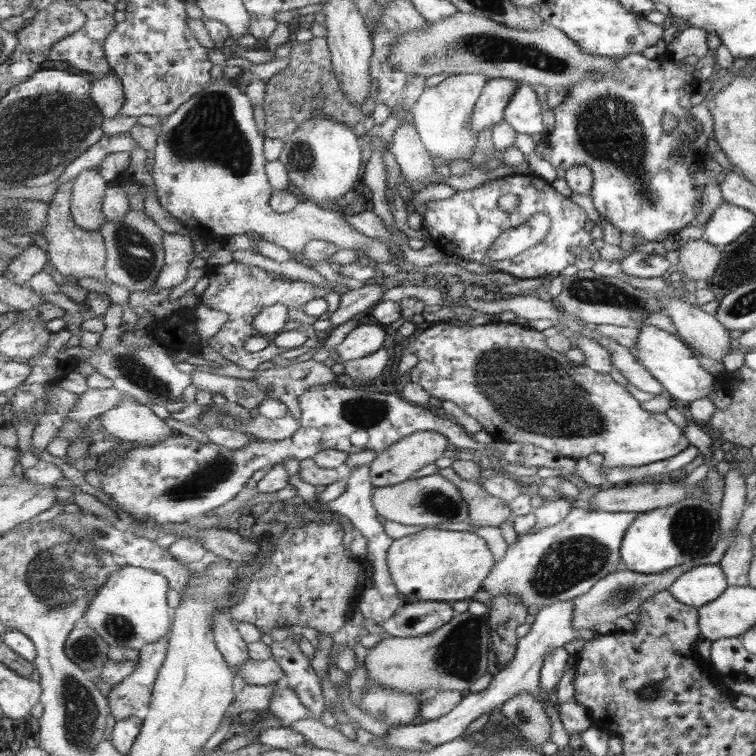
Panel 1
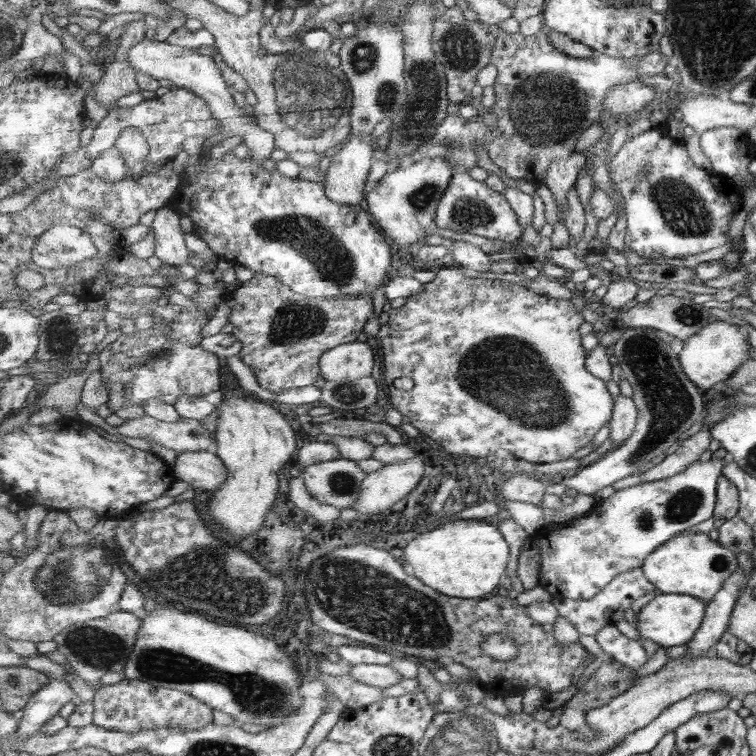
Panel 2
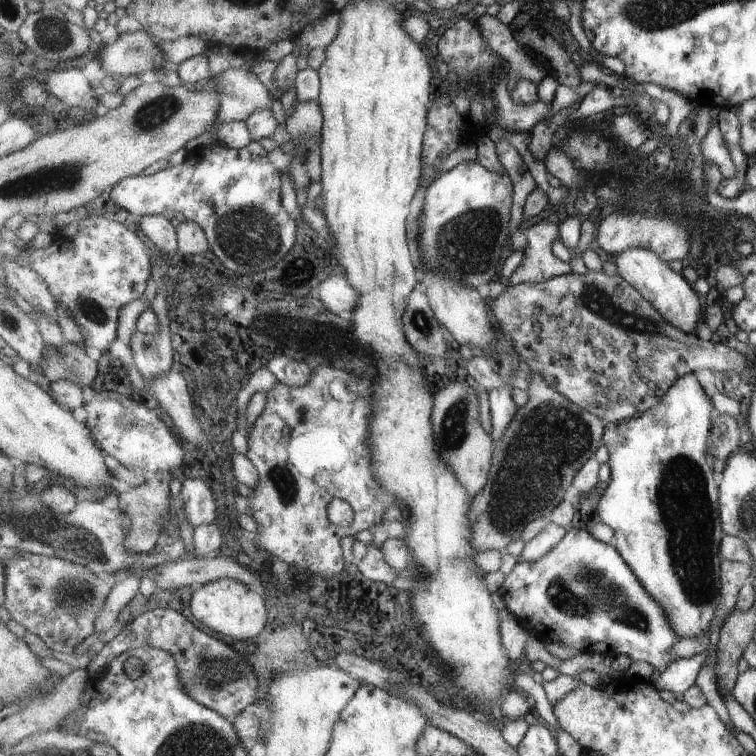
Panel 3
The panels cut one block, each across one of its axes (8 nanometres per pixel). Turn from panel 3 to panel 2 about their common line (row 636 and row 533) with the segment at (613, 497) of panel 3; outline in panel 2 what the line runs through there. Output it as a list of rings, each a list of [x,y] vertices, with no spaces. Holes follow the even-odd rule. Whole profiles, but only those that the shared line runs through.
[[[690,529],[657,548],[642,566],[658,593],[688,594],[707,603],[717,596],[725,581],[731,578],[738,568],[736,551],[711,540],[708,534]]]

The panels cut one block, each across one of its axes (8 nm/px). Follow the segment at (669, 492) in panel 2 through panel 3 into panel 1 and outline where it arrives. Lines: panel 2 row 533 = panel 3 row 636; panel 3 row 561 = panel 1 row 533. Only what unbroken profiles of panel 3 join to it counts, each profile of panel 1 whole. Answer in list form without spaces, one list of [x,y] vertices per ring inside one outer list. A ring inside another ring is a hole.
[[[573,507],[563,522],[545,530],[532,530],[520,534],[517,542],[508,546],[505,556],[496,563],[485,580],[483,589],[490,596],[515,595],[525,605],[537,606],[539,610],[555,602],[574,600],[587,594],[597,582],[617,570],[617,564],[622,561],[621,545],[625,540],[625,533],[637,515],[637,512],[617,513]]]

